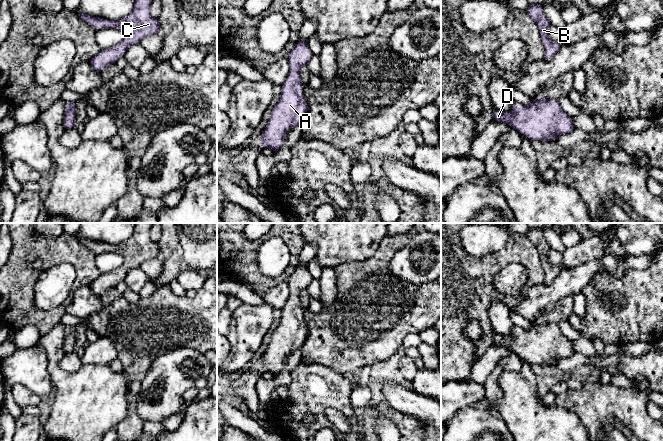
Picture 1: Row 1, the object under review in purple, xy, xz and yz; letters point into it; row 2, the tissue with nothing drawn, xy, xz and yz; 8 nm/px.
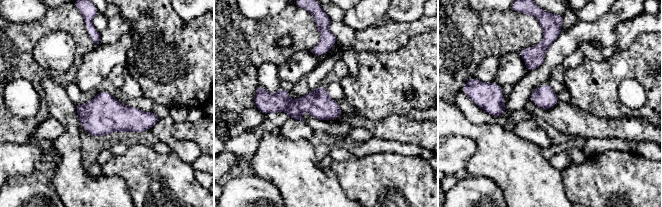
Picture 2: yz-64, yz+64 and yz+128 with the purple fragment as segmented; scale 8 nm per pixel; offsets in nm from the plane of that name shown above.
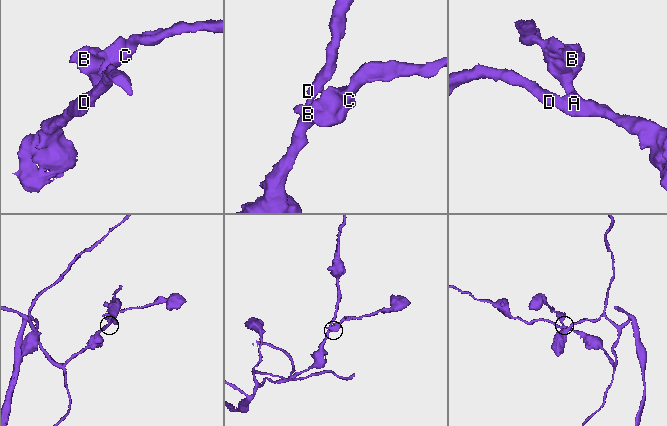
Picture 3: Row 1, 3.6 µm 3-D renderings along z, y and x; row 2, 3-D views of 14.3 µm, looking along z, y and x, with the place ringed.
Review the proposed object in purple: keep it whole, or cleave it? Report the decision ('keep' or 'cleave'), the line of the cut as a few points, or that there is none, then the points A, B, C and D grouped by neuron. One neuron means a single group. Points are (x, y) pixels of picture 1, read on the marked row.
keep | no cut | A B C D

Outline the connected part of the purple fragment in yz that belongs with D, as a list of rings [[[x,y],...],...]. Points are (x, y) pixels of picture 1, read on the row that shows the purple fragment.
[[[541,98],[528,106],[514,103],[509,114],[494,108],[496,122],[508,123],[531,141],[553,142],[558,135],[568,134],[575,127],[573,119],[565,113],[556,100]]]

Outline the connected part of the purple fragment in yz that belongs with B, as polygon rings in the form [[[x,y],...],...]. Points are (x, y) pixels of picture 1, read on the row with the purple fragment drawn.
[[[529,5],[525,11],[539,28],[541,40],[545,48],[544,60],[551,60],[560,50],[561,46],[558,42],[553,41],[548,35],[550,22],[543,10],[543,7],[541,5]]]

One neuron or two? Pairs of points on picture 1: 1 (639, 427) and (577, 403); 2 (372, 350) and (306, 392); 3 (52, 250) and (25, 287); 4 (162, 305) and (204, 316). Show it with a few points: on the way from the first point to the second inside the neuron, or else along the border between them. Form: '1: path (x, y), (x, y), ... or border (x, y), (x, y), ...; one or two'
1: path (624, 423), (615, 414), (609, 414), (592, 404); one
2: border (316, 363), (321, 363), (346, 375); two
3: path (36, 248), (28, 248), (22, 254), (22, 271); one
4: path (172, 315), (194, 316); one

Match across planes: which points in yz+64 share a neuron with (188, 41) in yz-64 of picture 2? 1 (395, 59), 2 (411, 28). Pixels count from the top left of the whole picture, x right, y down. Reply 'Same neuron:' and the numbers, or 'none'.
Same neuron: 1

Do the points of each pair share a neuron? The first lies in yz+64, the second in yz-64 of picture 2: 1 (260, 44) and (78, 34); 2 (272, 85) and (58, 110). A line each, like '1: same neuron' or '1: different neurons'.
1: same neuron
2: same neuron

